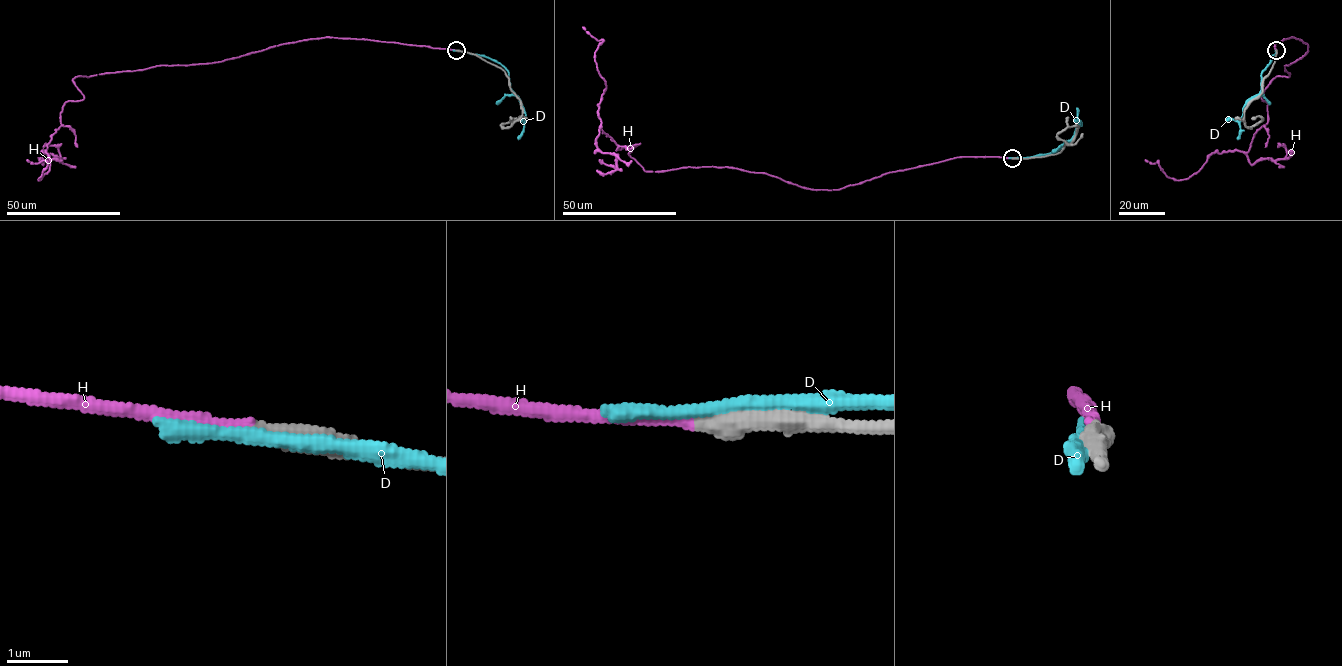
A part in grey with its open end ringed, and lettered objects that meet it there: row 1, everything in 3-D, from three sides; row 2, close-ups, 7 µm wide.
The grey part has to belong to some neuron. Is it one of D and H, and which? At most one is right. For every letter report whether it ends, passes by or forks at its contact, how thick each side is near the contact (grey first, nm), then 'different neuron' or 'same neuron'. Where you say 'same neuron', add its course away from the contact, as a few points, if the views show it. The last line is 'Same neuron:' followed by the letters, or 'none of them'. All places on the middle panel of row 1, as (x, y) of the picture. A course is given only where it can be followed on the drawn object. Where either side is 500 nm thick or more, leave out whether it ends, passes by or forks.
D: 500/240 nm | different neuron
H: it ends | 380/200 nm | same neuron | via (1012, 158), (826, 190), (646, 172), (640, 143), (602, 130), (603, 41), (583, 27)
Same neuron: H

